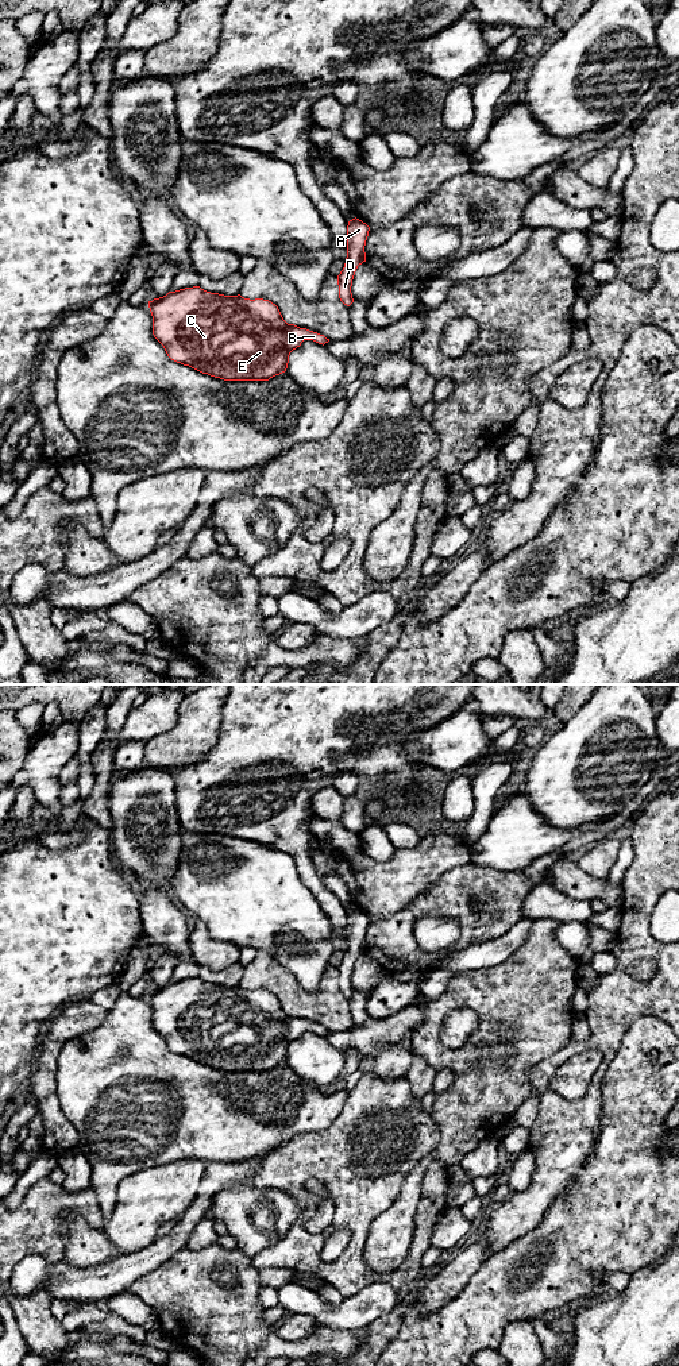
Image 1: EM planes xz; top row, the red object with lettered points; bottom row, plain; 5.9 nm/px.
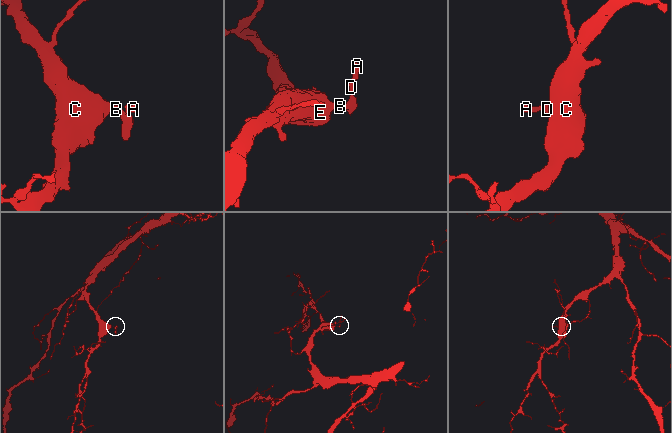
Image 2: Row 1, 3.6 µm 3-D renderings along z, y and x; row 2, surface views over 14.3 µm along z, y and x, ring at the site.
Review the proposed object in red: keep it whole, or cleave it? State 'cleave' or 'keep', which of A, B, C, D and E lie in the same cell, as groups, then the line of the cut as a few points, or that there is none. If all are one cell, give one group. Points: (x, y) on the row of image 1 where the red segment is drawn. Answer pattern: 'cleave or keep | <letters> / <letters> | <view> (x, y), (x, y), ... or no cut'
keep | A B C D E | no cut

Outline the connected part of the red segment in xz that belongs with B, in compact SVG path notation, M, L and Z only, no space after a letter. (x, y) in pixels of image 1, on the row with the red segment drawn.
M200 286L169 292L148 301L153 335L167 356L224 381L269 381L286 371L289 355L304 340L329 342L324 335L288 324L278 306L263 298L211 293Z

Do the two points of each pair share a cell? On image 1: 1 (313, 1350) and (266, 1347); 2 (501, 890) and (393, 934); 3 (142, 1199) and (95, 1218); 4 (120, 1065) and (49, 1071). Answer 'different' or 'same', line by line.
1: same
2: same
3: different
4: different

